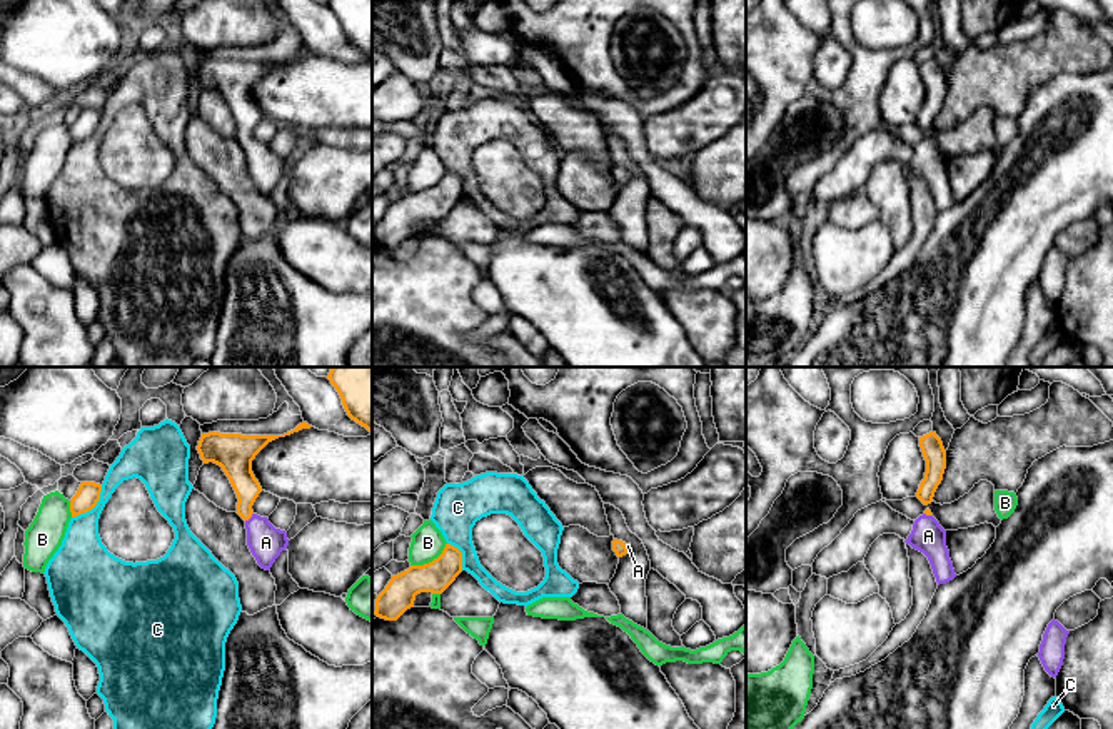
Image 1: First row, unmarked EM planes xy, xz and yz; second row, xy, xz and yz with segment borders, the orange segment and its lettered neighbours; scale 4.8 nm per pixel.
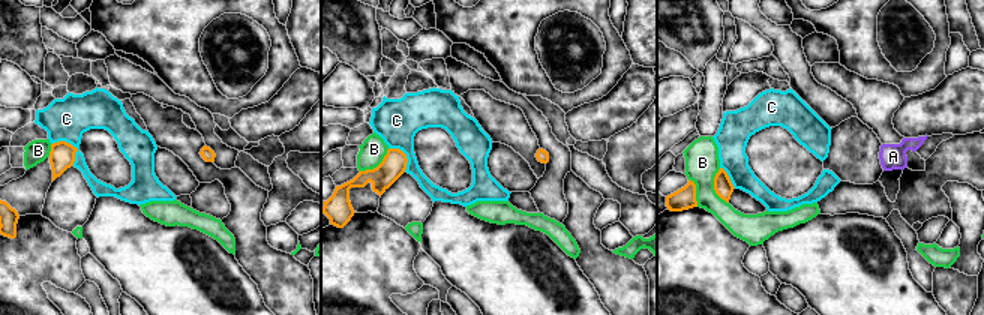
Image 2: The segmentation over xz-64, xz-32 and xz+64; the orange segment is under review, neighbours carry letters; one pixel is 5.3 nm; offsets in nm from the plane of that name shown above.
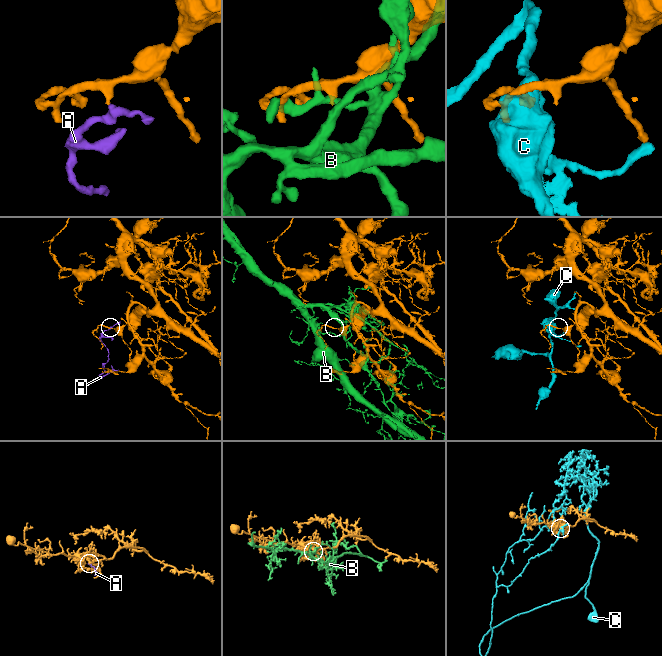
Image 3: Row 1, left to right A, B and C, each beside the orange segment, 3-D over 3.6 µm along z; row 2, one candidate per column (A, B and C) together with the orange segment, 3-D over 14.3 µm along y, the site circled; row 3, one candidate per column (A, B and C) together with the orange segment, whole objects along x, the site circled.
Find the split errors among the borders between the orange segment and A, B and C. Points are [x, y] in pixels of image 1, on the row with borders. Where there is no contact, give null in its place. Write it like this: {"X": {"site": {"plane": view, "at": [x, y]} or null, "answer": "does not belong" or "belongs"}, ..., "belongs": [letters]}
{"A": {"site": {"plane": "xy", "at": [249, 517]}, "answer": "belongs"}, "B": {"site": {"plane": "xz", "at": [433, 561]}, "answer": "does not belong"}, "C": {"site": {"plane": "xy", "at": [92, 507]}, "answer": "does not belong"}, "belongs": ["A"]}

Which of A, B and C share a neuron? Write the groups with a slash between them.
A / B / C

